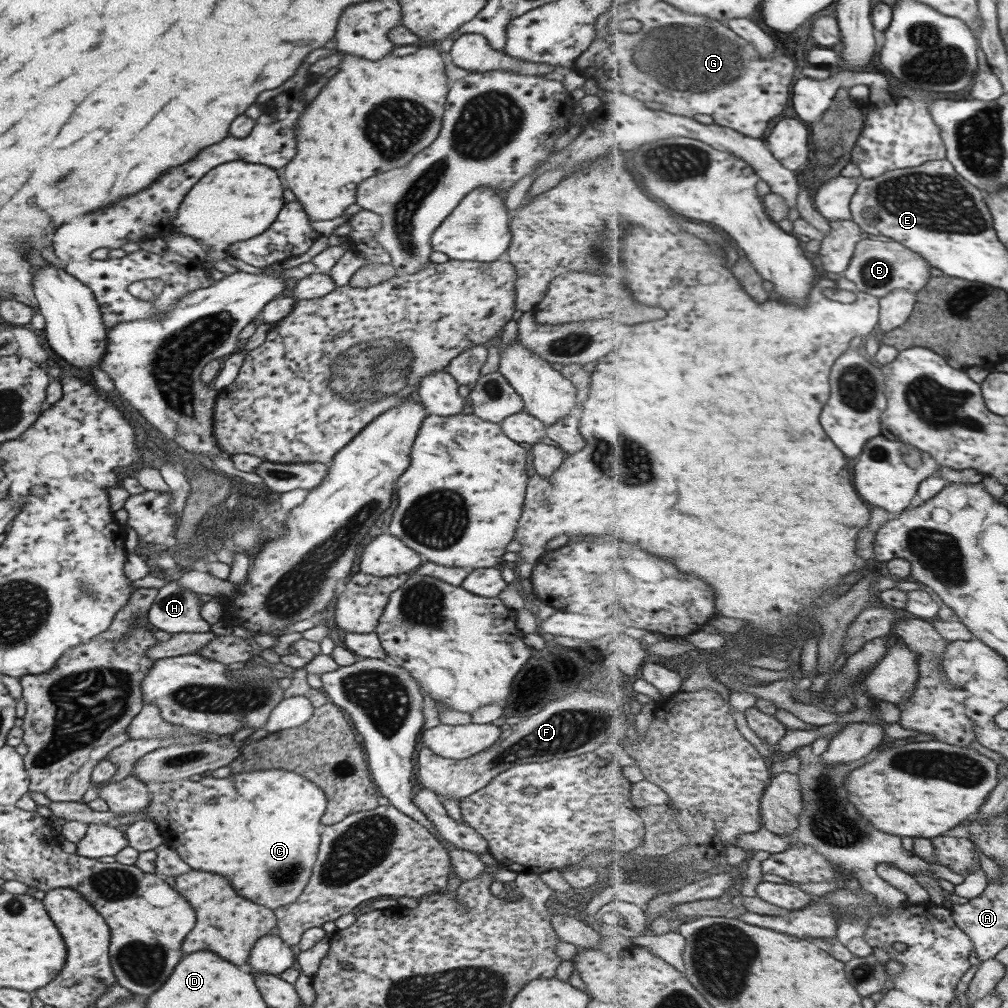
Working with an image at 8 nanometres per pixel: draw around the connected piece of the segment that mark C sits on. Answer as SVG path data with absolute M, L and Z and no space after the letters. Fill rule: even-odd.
M272 768L231 773L218 779L199 776L165 782L149 781L146 789L149 804L144 819L157 825L162 843L172 848L191 869L225 876L239 896L268 909L293 902L305 888L317 858L320 843L317 828L327 799L323 790L300 774Z

